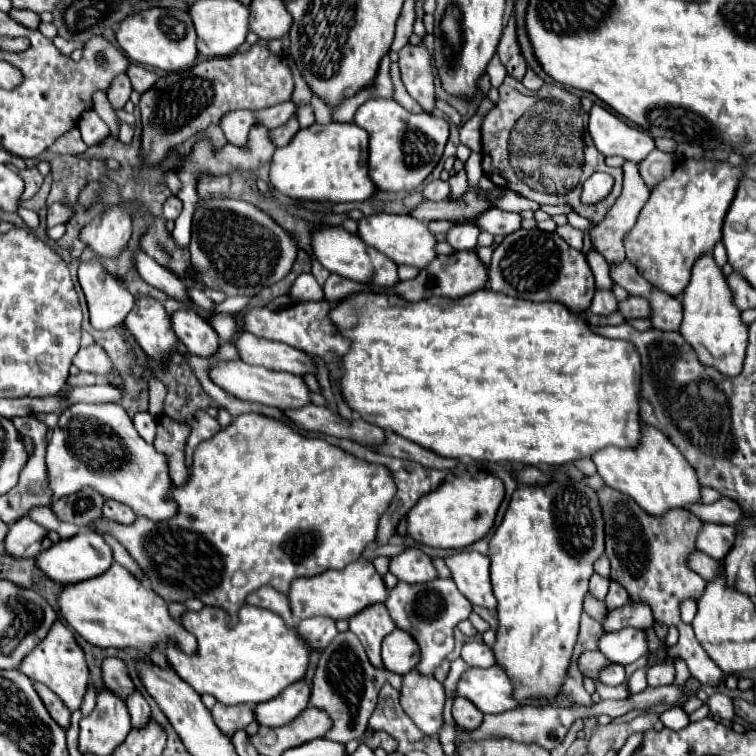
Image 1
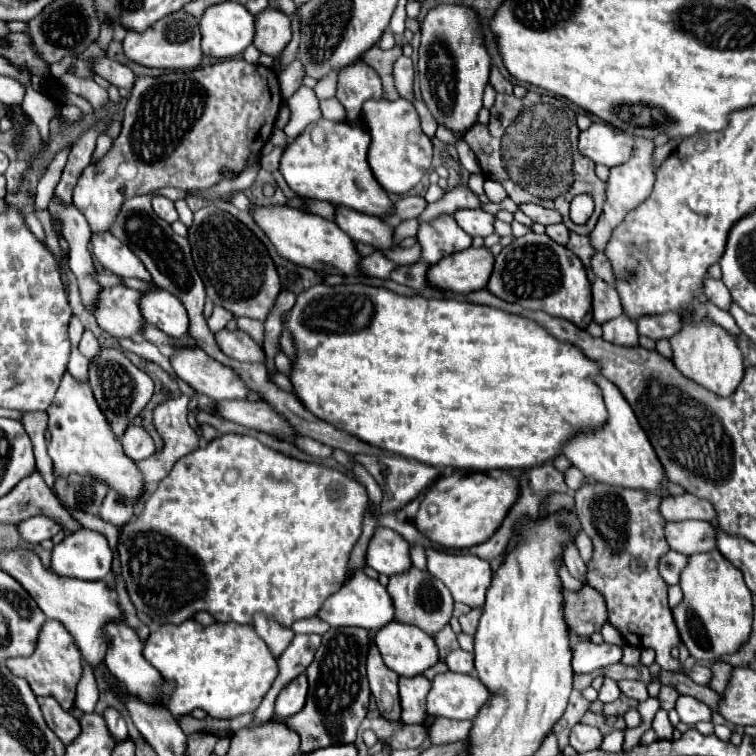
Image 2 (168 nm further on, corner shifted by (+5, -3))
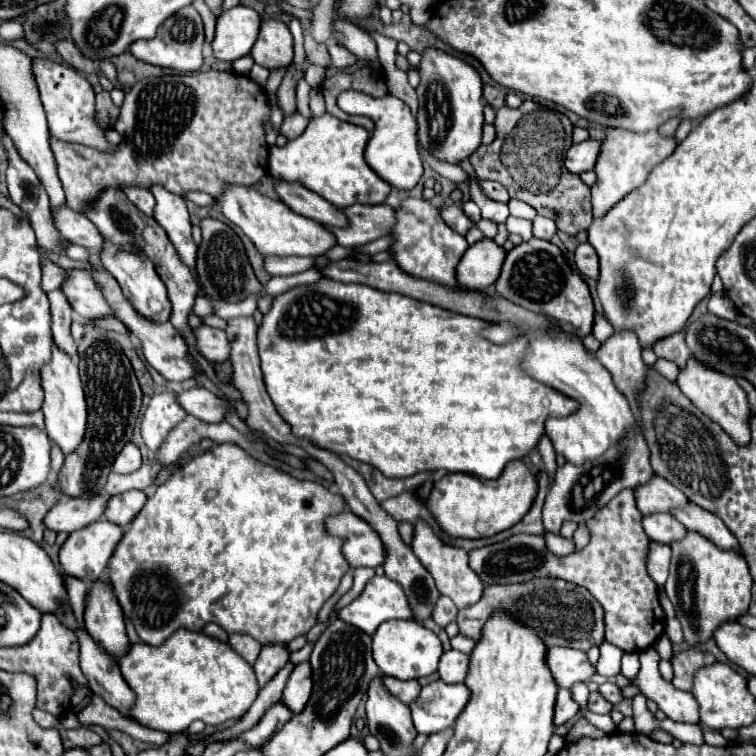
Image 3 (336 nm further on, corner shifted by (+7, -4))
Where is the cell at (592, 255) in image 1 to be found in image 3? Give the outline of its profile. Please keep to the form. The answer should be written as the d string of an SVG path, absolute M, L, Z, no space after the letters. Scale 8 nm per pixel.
M595 312L593 336L595 336L599 342L605 342L611 334L613 334L613 326L611 326L611 322L605 318L605 314L603 314L603 312Z

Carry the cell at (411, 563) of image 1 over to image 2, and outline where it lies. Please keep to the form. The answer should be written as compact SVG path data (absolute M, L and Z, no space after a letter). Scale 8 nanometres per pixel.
M377 525L369 541L365 561L377 573L385 573L385 575L407 571L411 567L409 543L399 533Z

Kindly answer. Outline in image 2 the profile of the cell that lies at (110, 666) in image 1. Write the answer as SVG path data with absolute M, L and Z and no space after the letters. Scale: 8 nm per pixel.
M107 709L105 711L105 723L107 723L107 729L111 733L111 737L121 743L127 739L127 725L125 725L125 719L115 711L115 709Z

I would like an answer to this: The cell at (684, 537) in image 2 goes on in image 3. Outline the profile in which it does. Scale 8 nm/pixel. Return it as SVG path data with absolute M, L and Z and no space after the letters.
M671 514L645 516L643 528L651 540L661 544L671 544L679 538L685 538L685 532L687 532L687 528L681 526L681 522L677 522L677 518L673 518Z

